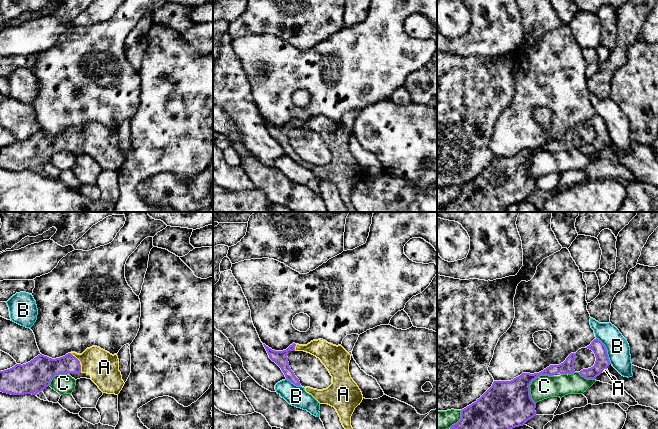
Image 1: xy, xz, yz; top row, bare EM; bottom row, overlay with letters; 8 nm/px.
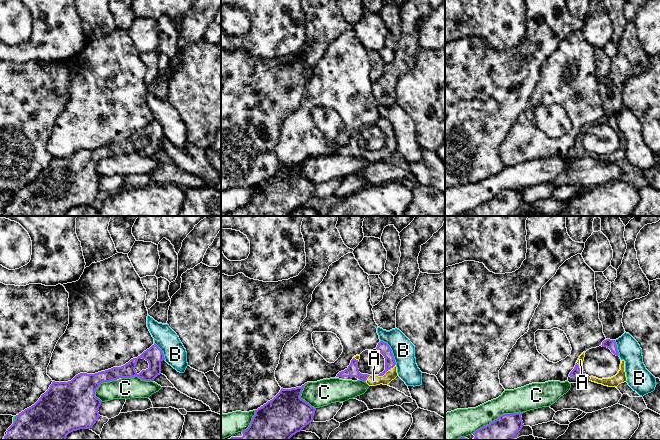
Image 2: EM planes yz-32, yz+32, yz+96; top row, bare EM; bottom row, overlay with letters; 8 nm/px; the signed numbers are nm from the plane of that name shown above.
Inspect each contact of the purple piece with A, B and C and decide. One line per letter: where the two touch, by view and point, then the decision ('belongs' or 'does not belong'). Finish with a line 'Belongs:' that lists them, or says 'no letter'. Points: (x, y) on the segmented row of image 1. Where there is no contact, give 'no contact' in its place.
A: xy (79, 362) | belongs
B: yz (606, 350) | does not belong
C: yz (531, 381) | does not belong
Belongs: A

